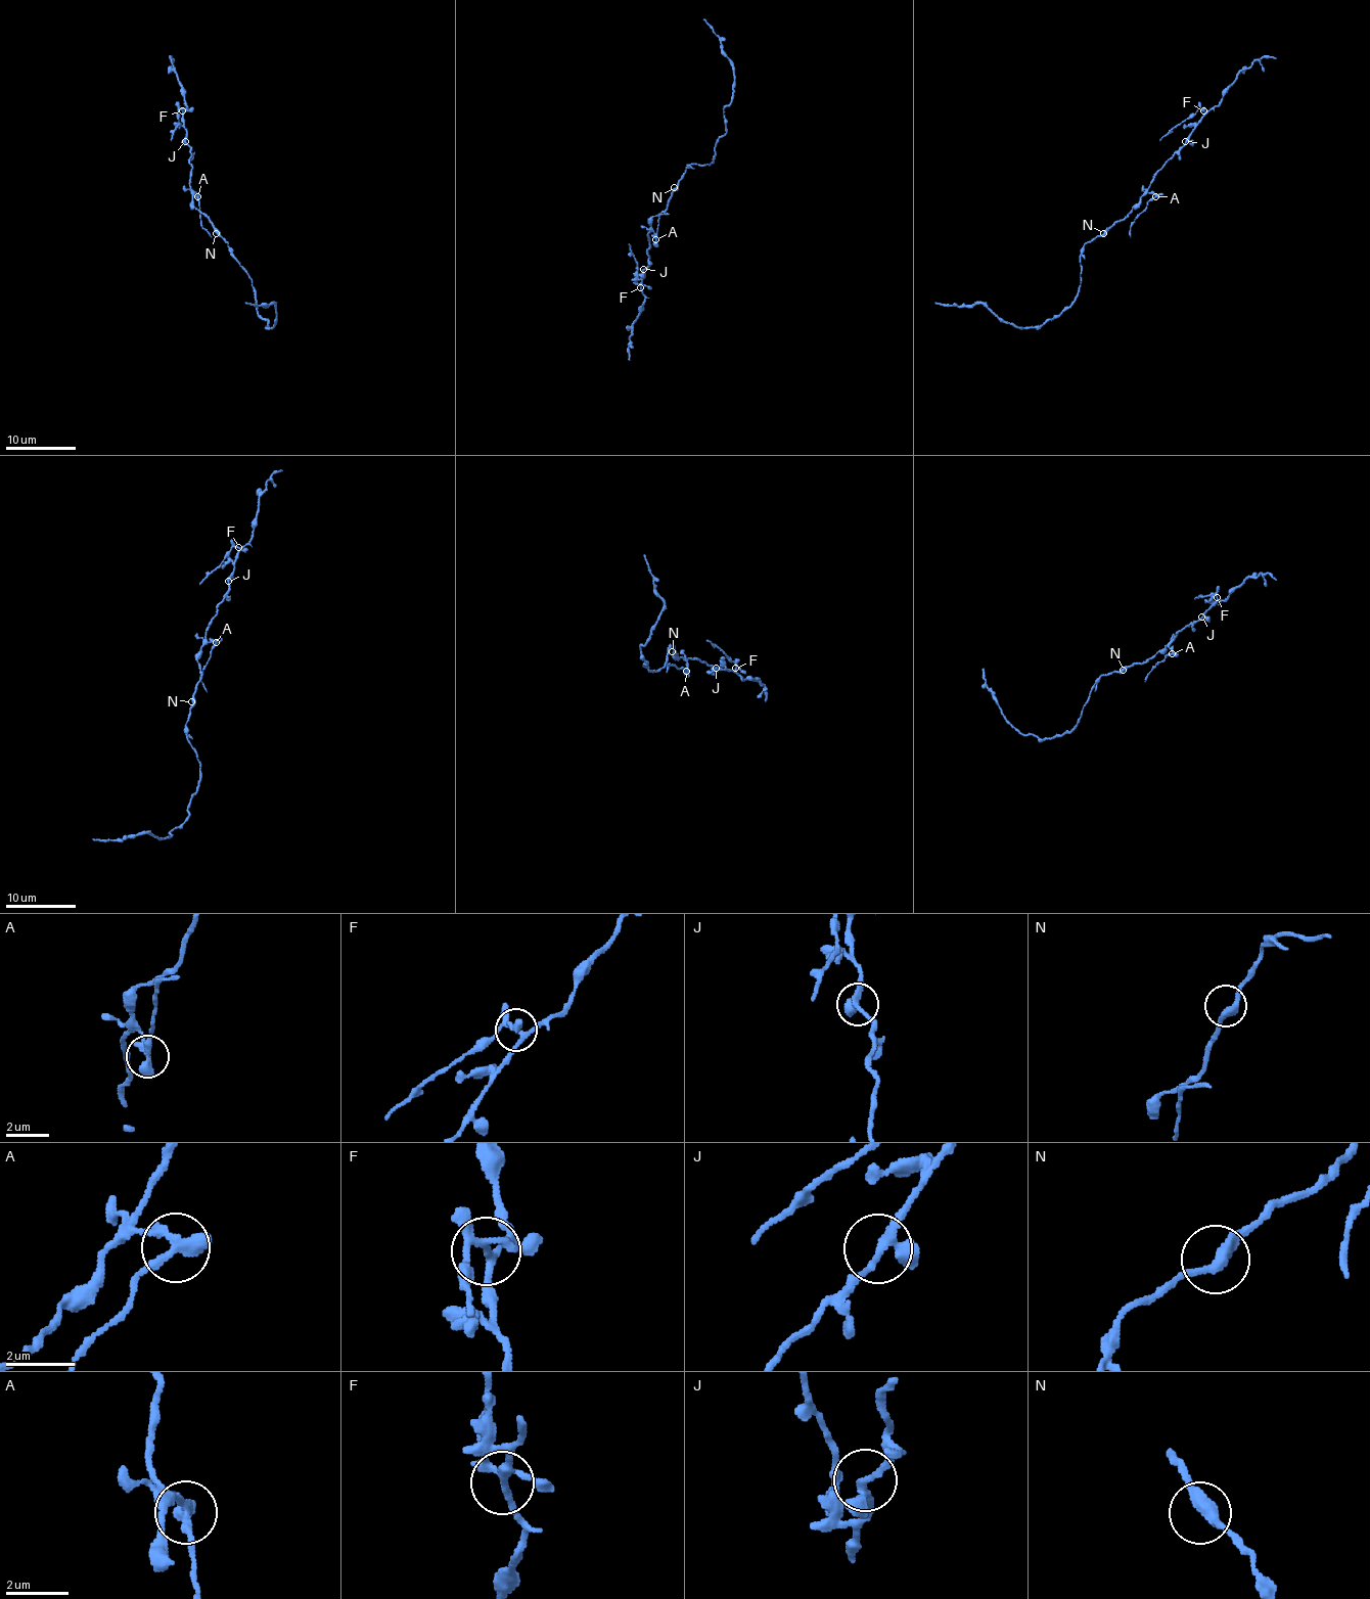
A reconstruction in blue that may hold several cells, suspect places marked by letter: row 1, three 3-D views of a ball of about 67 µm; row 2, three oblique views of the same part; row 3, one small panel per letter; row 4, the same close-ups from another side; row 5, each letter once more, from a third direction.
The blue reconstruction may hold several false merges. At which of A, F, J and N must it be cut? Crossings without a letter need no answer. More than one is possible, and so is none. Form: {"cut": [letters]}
{"cut": ["A", "F"]}

